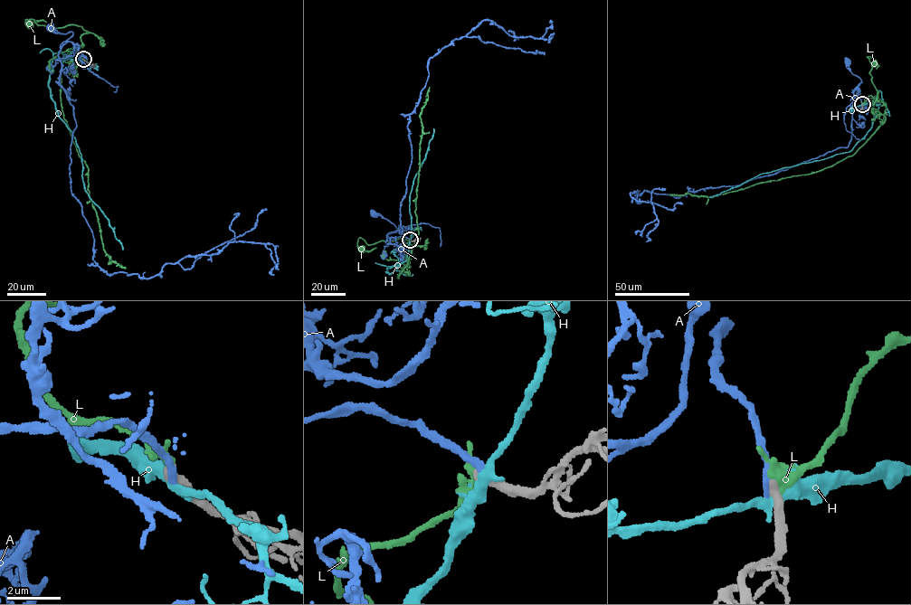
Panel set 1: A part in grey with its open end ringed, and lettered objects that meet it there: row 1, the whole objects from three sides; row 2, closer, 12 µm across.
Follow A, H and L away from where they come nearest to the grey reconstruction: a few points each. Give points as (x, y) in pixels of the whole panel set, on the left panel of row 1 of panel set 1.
A: (83, 60), (80, 55), (57, 60), (61, 49), (73, 33), (60, 33), (51, 29)
H: (83, 60), (71, 56), (53, 60), (48, 84), (50, 96), (79, 147), (85, 190), (108, 221), (122, 250)
L: (83, 59), (72, 49), (82, 43), (80, 36), (88, 32), (82, 28), (52, 29), (26, 19), (29, 23)

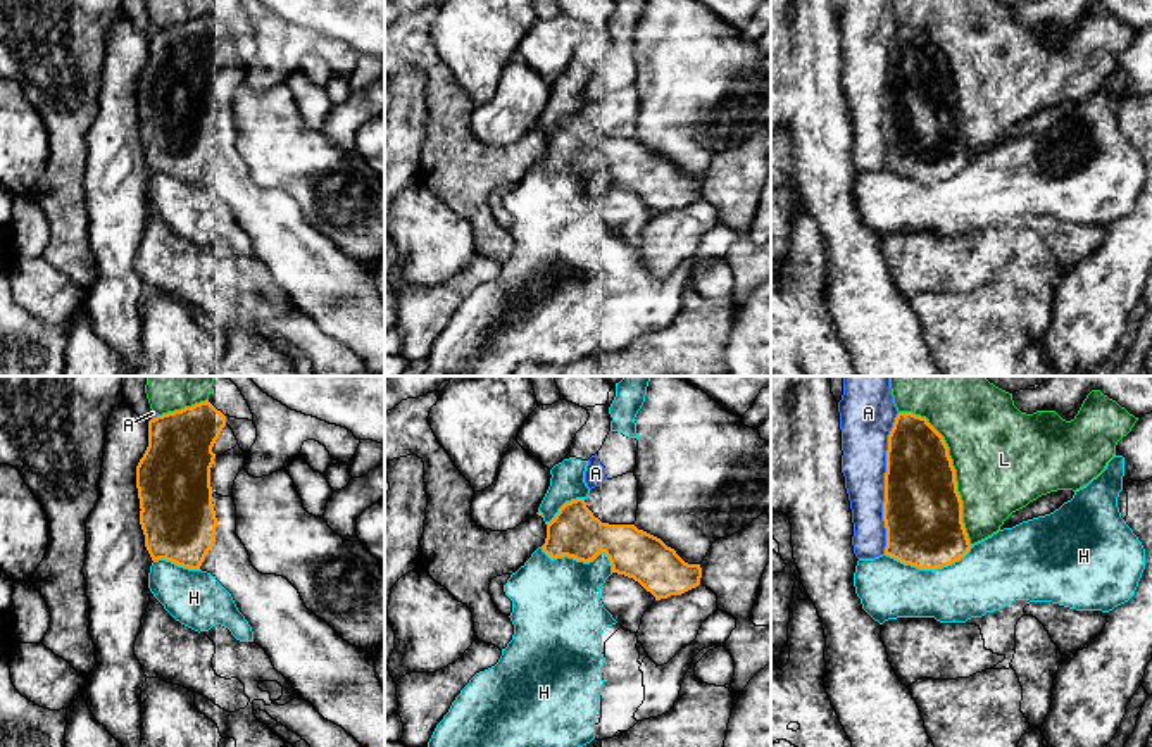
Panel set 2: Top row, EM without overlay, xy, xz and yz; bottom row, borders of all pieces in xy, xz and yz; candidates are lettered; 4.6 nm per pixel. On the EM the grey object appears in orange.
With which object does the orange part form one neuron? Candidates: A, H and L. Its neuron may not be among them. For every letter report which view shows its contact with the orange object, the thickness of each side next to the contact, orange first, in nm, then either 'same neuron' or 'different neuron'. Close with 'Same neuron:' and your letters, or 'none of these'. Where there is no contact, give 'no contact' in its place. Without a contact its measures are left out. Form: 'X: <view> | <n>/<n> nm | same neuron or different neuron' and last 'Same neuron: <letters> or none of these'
A: yz | 360/220 nm | different neuron
H: yz | 360/280 nm | different neuron
L: yz | 360/460 nm | different neuron
Same neuron: none of these

